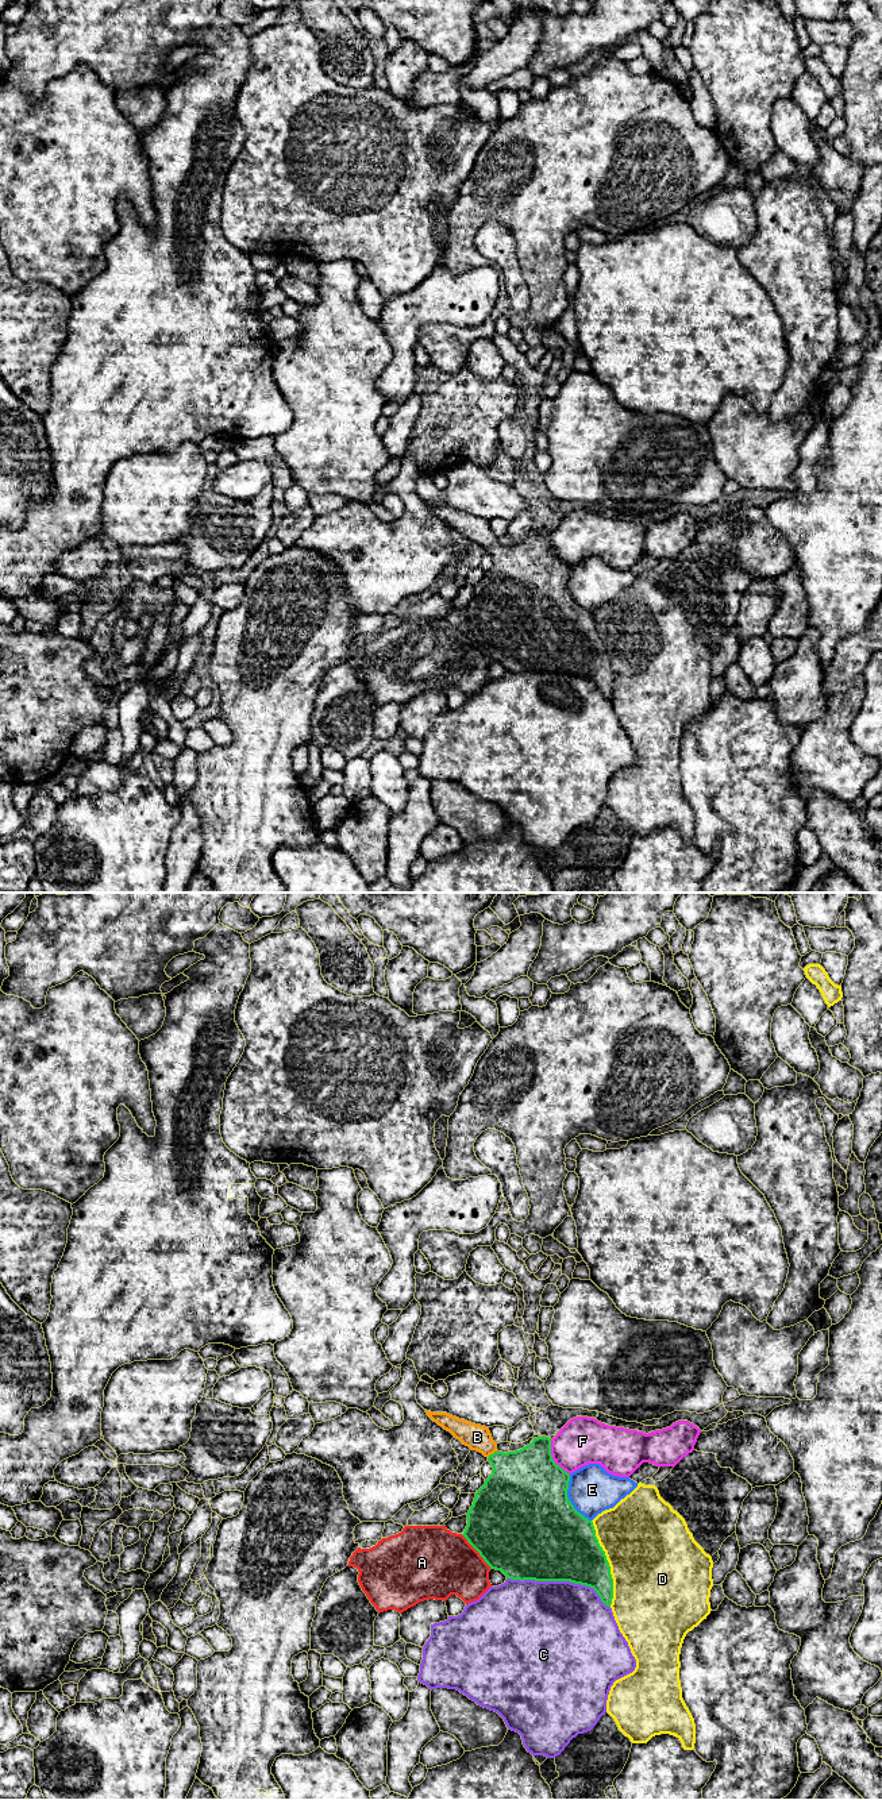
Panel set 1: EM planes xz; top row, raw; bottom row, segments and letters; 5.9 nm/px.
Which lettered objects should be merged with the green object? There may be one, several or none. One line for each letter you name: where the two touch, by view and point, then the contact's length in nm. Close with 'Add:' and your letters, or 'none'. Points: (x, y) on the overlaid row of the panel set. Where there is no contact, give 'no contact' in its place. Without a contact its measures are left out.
B: xz (493, 1453) | 80 nm
Add: B

